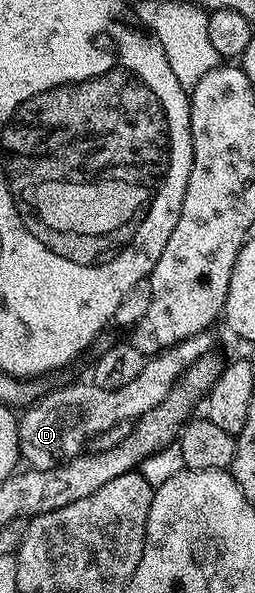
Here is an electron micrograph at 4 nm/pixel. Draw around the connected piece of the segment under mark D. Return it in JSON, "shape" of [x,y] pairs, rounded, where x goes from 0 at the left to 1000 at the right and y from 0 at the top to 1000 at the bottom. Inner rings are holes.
{"shape":[[[800,560],[722,570],[690,583],[573,602],[561,627],[545,627],[545,634],[529,634],[514,648],[482,648],[482,654],[408,658],[322,648],[239,651],[227,658],[196,656],[165,664],[78,700],[67,713],[78,771],[94,784],[137,793],[200,793],[212,786],[235,786],[275,772],[302,771],[345,754],[333,750],[361,739],[376,740],[439,718],[475,718],[490,710],[502,713],[510,708],[553,705],[647,673],[655,661],[671,661],[694,639],[733,621],[749,621],[749,614],[784,610],[839,589],[827,565],[831,562]]]}

